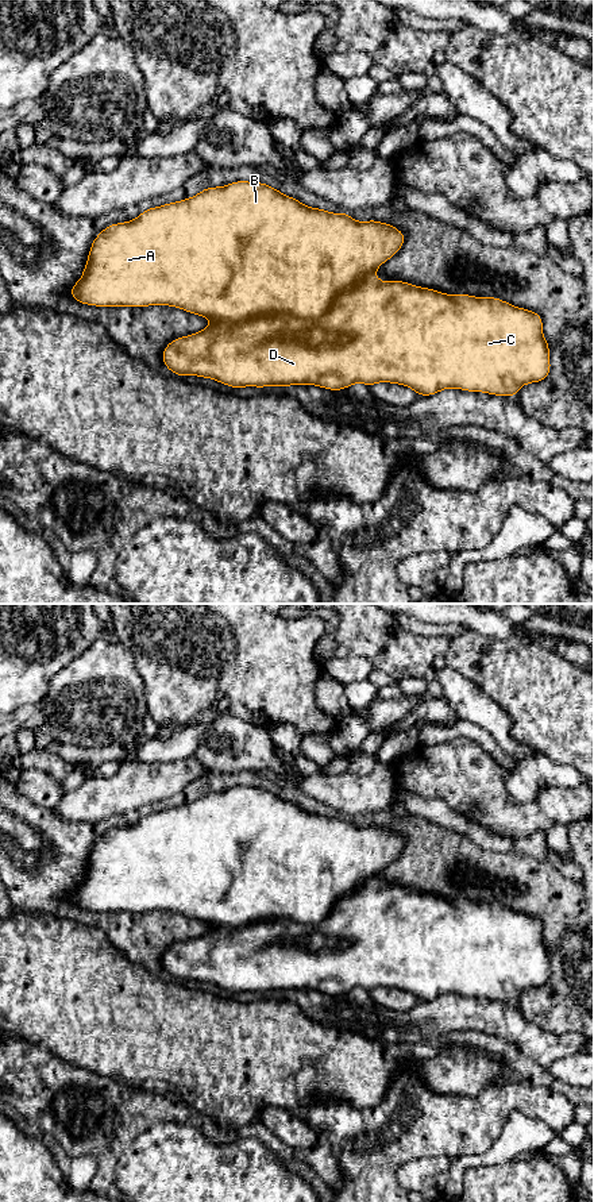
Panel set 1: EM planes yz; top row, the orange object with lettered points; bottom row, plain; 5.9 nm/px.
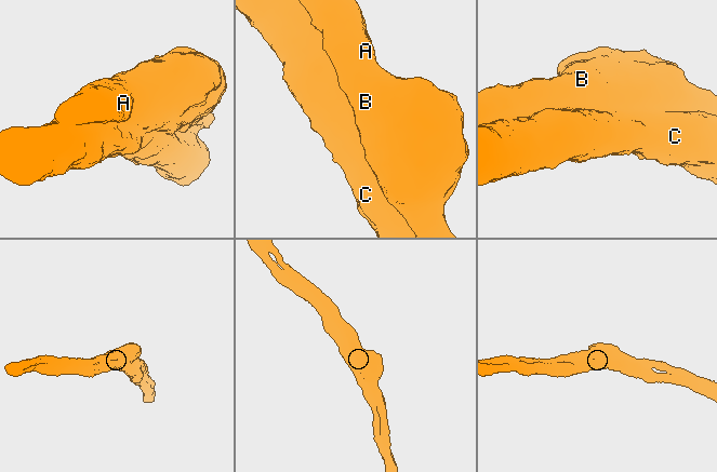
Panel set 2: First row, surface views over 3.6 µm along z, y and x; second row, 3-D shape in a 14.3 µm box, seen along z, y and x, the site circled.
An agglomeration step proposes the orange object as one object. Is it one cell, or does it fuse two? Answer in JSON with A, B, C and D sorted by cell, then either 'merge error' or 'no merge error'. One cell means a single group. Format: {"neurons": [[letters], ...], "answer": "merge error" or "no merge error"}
{"neurons": [["A", "B", "C", "D"]], "answer": "no merge error"}

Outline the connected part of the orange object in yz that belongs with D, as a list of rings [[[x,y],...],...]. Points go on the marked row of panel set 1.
[[[234,181],[224,186],[215,186],[215,188],[207,186],[204,190],[201,190],[200,193],[197,193],[196,196],[193,196],[190,199],[184,199],[184,200],[180,200],[176,203],[163,204],[161,207],[153,207],[153,208],[143,211],[134,220],[109,224],[108,227],[105,227],[92,242],[90,250],[88,254],[88,261],[85,263],[85,269],[82,270],[82,274],[81,274],[81,280],[77,281],[72,286],[70,296],[77,303],[93,305],[93,307],[112,307],[112,308],[139,307],[140,308],[140,307],[150,307],[150,305],[167,305],[167,307],[181,308],[181,309],[186,311],[188,313],[193,313],[193,315],[198,315],[198,316],[204,316],[204,317],[209,319],[212,323],[205,330],[182,336],[182,338],[173,339],[163,348],[163,352],[162,352],[163,365],[176,375],[181,375],[181,377],[197,375],[197,377],[202,377],[202,378],[211,378],[211,380],[215,380],[227,386],[235,388],[236,390],[239,390],[244,386],[266,388],[266,386],[281,385],[284,388],[288,388],[290,385],[315,385],[319,388],[338,392],[338,390],[346,389],[348,386],[352,386],[356,382],[364,384],[369,388],[378,382],[389,382],[389,384],[398,384],[402,386],[408,386],[408,388],[413,389],[417,393],[417,396],[433,396],[437,392],[454,388],[454,389],[460,389],[460,390],[466,390],[466,392],[475,392],[475,393],[483,392],[483,393],[493,394],[493,396],[509,397],[509,396],[518,396],[520,388],[522,385],[541,382],[548,377],[548,374],[551,371],[549,343],[544,339],[543,319],[539,313],[525,309],[525,308],[518,308],[498,297],[474,297],[471,294],[463,294],[463,293],[447,294],[447,293],[441,293],[441,292],[437,292],[431,288],[421,288],[421,286],[408,284],[404,281],[398,281],[398,280],[390,280],[390,281],[385,281],[385,282],[379,281],[378,277],[375,276],[377,269],[381,265],[383,265],[387,259],[394,257],[402,247],[404,242],[405,242],[405,234],[402,231],[397,230],[393,224],[381,223],[374,219],[360,223],[358,220],[354,220],[348,213],[344,213],[344,212],[332,213],[332,212],[328,212],[321,208],[310,208],[310,207],[302,204],[301,201],[298,201],[297,199],[286,196],[286,194],[281,193],[278,189],[274,189],[273,186],[263,184],[263,182]]]

